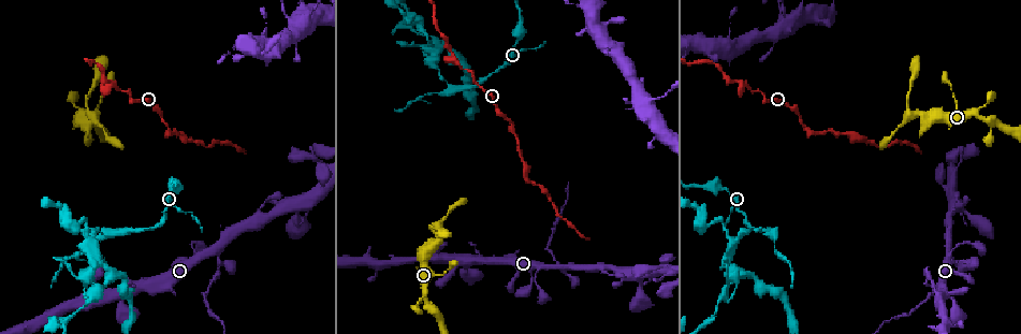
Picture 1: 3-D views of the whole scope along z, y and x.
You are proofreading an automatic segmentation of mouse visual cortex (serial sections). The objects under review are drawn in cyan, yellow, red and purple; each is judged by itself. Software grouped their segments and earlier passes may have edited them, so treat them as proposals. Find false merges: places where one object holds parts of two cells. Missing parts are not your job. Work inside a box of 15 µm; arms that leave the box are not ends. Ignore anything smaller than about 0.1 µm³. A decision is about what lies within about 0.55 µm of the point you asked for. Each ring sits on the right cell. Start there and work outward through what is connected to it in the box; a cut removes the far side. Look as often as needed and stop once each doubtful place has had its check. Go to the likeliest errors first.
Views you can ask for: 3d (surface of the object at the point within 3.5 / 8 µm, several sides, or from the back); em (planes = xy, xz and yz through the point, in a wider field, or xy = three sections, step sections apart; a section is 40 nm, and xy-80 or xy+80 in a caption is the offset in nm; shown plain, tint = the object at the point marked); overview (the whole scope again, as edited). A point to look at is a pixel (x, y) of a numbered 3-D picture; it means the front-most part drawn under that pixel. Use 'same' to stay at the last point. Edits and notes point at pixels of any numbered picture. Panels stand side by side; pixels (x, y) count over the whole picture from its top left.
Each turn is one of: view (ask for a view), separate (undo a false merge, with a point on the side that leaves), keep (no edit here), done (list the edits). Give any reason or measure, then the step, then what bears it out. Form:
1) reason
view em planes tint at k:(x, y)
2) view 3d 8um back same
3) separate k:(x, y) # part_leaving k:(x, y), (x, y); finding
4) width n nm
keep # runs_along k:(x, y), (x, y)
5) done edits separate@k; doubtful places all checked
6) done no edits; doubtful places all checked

abrupt turn
view 3d 3.5um at 1:(212, 251)

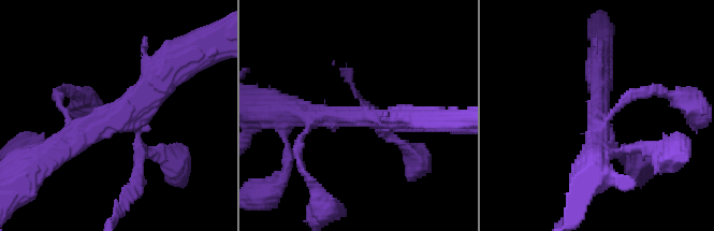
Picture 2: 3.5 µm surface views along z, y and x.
arms 3; arm_widths 150, 300, 400 nm; need the tissue
view em xy step 1 tint at 2:(120, 112)

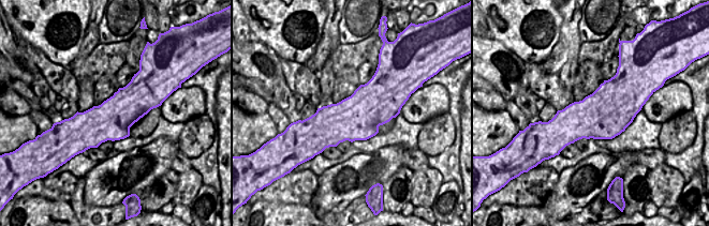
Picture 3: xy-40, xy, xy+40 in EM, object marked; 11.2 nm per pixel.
keep # runs_along 2:(58, 146), (117, 116), (176, 63); one cell here

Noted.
narrows sharply
view 3d 3.5um at 1:(735, 82)

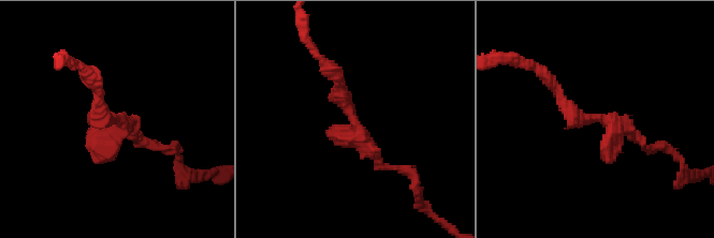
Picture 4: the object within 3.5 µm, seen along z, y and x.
view em xy step 2 tint at 4:(116, 121)

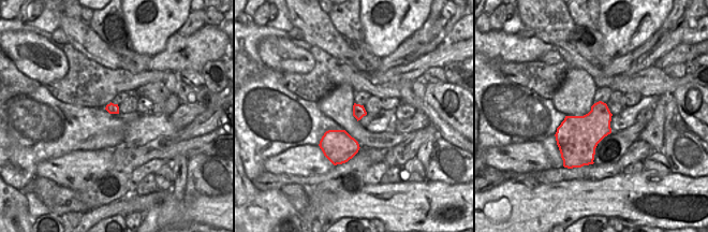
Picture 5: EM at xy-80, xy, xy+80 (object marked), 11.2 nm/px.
keep # runs_along 4:(645, 146), (609, 119), (579, 119), (549, 79); all the same cell

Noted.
view 3d 3.5um at 1:(454, 90)

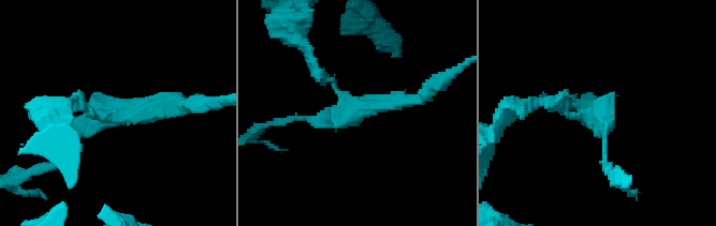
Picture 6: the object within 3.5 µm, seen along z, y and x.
keep # runs_along 6:(419, 98), (352, 108), (309, 59); one cell here

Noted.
two arms in line, one across
view 3d 8um at 1:(431, 60)

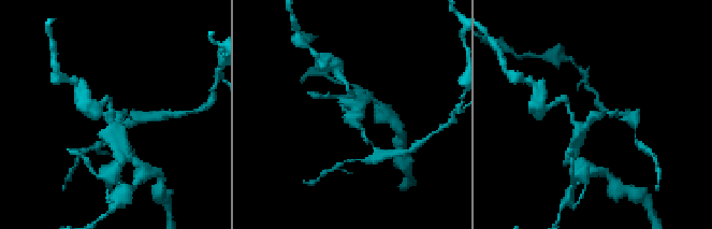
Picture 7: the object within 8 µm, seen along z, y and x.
shape alone is not enough
view em planes tint at 7:(592, 118)

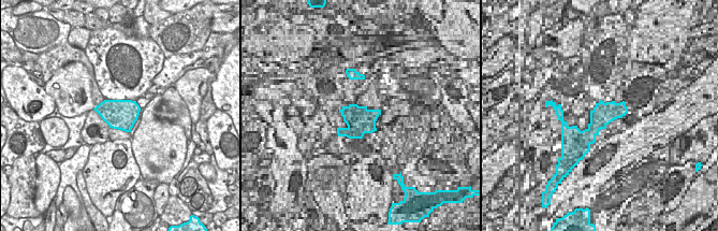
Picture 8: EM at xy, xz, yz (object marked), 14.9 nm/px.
keep # runs_along 7:(616, 113), (592, 117), (577, 145); all the same cell

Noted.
abrupt turn
view 3d 3.5um at 1:(732, 257)

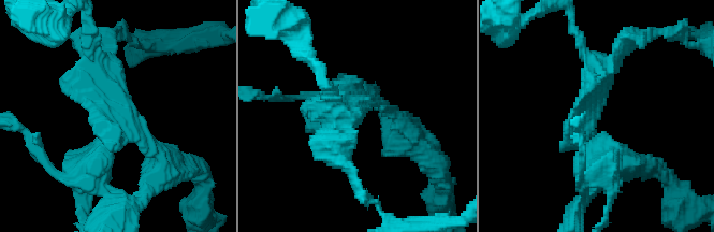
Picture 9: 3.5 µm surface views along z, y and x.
now the EM
view em xy step 3 tint at 9:(118, 120)

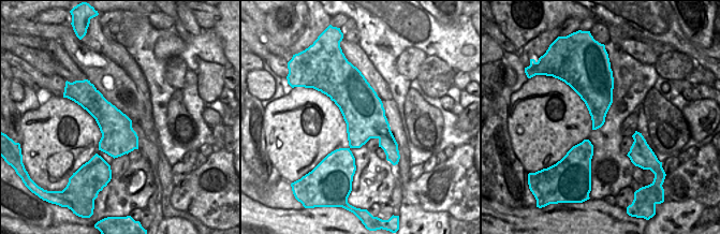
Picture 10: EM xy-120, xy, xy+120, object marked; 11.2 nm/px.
keep # continuous, no second cell

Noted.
narrows sharply
view 3d 3.5um at 1:(90, 283)

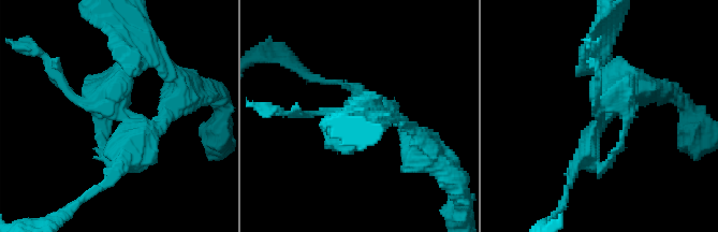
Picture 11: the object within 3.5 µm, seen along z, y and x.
view em xy step 5 tint at 11:(127, 118)

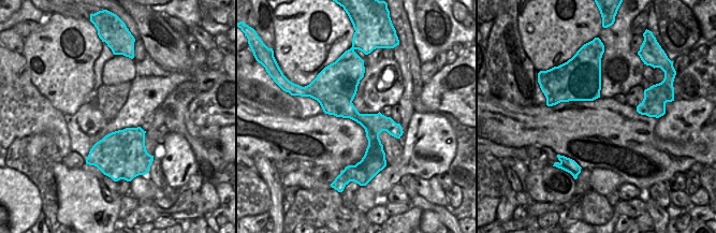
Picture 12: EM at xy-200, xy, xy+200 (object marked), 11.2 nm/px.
view em xy step 2 tint same

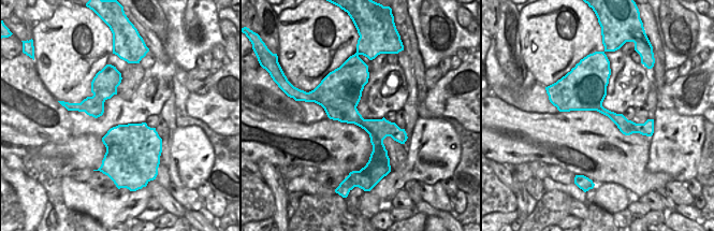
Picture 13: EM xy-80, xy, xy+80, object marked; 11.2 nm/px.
keep # runs_along 13:(558, 103), (595, 103), (645, 132); continuous, no second cell

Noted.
done no edits; doubtful places all checked

